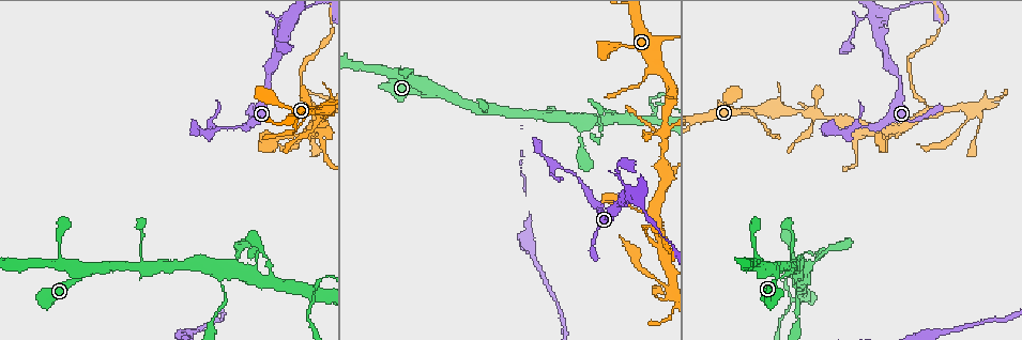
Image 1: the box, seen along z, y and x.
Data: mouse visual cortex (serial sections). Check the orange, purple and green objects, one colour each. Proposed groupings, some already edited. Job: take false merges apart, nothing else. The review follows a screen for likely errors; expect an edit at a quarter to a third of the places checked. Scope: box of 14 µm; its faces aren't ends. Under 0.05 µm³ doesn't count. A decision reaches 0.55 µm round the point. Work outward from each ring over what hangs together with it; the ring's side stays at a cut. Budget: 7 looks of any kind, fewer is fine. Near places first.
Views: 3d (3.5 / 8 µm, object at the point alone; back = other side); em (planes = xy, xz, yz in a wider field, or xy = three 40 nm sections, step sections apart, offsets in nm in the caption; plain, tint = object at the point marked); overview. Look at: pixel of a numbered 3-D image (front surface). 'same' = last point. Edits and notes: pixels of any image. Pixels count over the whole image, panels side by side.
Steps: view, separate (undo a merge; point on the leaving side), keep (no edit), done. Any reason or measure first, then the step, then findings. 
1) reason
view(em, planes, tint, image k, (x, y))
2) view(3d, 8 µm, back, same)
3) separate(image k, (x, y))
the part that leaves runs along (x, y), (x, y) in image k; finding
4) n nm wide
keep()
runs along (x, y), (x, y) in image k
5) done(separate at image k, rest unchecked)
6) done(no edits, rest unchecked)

branch point
view(3d, 3.5 µm, image 1, (213, 131))

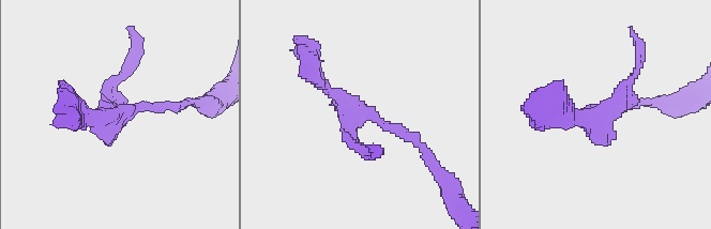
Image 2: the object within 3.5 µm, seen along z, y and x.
shape alone is not enough
view(em, xy, step 1, tint, image 2, (602, 116))

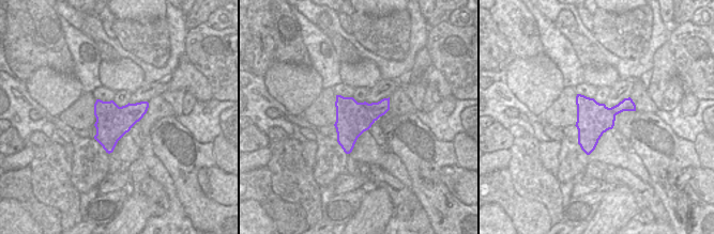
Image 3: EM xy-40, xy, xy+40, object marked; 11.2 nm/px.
separate(image 2, (628, 86))
two cells meet here

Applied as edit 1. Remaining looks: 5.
see it whole again
view(overview)

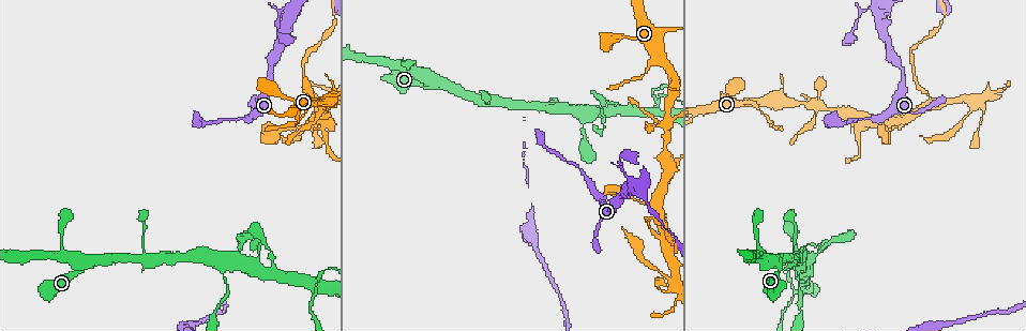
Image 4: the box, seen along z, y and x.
thin neck
view(3d, 8 µm, back, image 4, (667, 123))

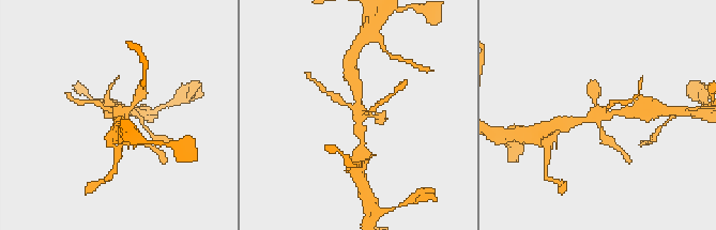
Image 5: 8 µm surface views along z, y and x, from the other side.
shape alone is not enough
view(em, planes, tint, image 5, (600, 111))

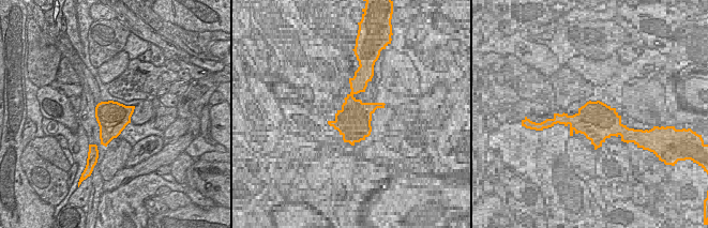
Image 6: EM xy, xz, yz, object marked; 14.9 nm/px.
keep()
runs along (628, 112), (596, 112), (570, 123) in image 5; continuous, no second cell

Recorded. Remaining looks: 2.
three-way junction
view(3d, 8 µm, back, image 4, (661, 239))

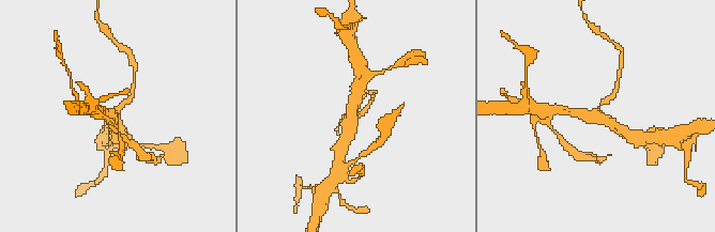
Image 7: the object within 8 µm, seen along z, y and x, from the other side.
3 arms; arms of 200, 350, 350 nm
view(em, xy, step 2, tint, image 7, (118, 117))

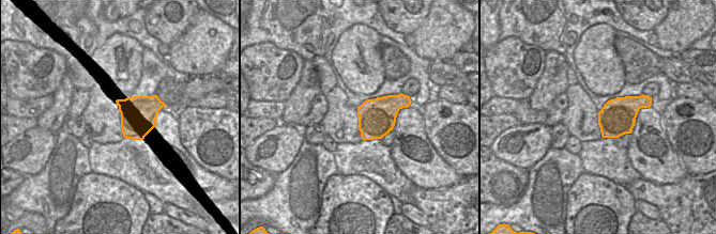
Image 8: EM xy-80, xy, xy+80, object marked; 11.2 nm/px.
separate(image 7, (612, 95))
the part that leaves runs along (601, 105), (613, 94), (618, 75) in image 7; two cells meet here

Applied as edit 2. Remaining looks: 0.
done(separate at image 2, separate at image 7, rest unchecked)

